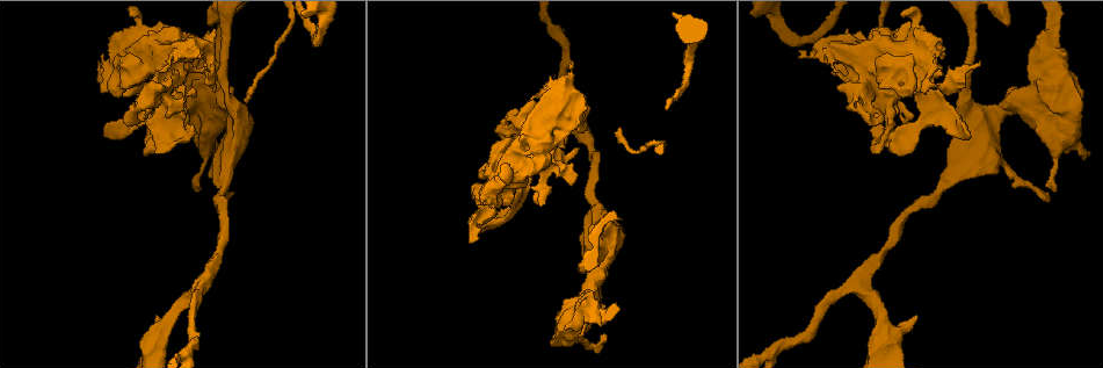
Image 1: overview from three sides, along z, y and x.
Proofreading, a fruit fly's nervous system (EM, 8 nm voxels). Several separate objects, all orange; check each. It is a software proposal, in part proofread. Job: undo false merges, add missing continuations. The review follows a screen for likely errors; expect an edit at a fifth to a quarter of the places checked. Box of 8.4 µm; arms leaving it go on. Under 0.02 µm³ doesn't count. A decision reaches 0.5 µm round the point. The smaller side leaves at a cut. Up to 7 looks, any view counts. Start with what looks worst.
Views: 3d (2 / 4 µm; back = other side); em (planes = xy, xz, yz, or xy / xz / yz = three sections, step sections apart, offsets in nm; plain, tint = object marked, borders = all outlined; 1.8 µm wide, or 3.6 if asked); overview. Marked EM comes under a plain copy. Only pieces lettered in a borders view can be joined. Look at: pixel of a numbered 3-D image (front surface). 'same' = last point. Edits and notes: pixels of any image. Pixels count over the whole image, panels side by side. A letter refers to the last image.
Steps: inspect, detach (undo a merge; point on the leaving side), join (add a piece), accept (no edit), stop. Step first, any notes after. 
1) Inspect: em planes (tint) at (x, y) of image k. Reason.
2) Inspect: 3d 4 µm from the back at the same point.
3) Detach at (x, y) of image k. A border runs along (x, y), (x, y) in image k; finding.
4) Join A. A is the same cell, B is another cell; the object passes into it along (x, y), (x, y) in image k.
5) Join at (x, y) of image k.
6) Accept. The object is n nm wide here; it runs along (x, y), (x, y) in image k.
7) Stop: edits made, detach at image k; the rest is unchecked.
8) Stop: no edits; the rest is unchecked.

Inspect: 3d 2 µm at (897, 129) of image 1. Two arms at a narrow angle.

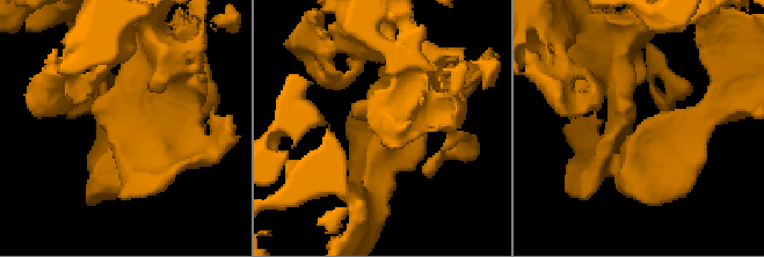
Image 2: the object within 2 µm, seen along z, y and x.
Inspect: em xz step 16 (borders) at (644, 125) of image 2. Need the tissue.

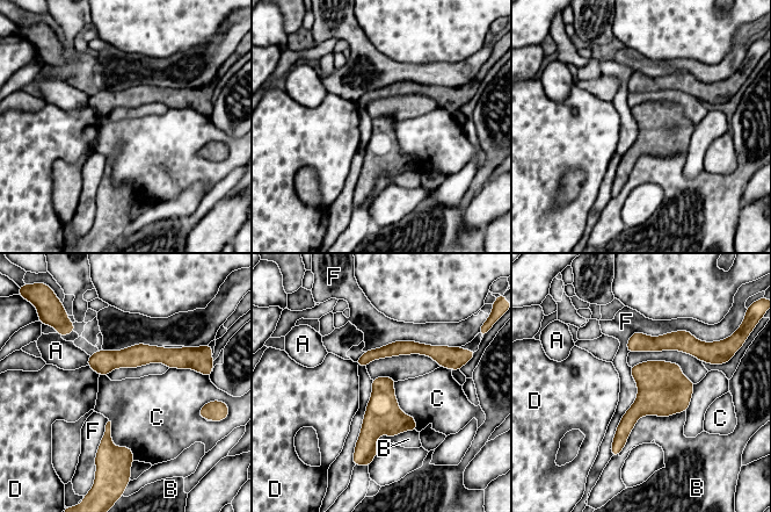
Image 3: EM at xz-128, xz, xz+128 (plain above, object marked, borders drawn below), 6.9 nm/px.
Accept. A, B, C, D and F are other cells; it runs along (91, 362), (137, 355), (186, 362) in image 3; continuous, no second neuron.

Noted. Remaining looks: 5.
Inspect: em 3.6 µm planes (tint) at (106, 134) of image 1. Tapers out.

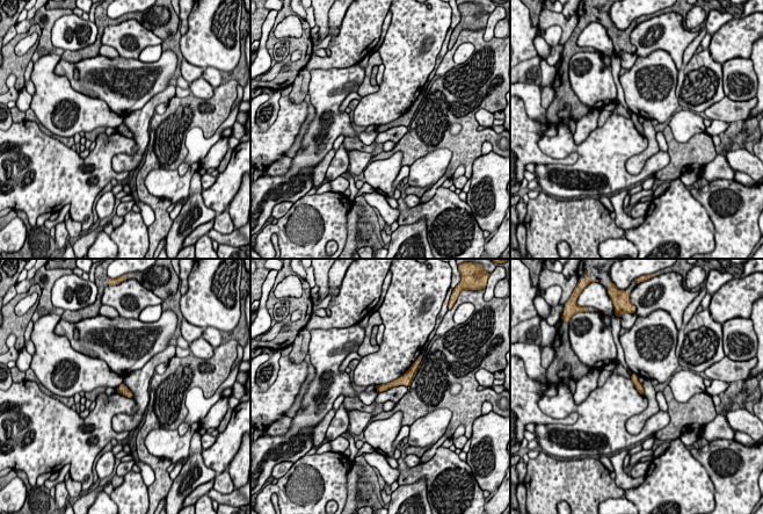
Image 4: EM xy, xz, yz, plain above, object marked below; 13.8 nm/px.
Inspect: em 3.6 µm planes (borders) at the same point.

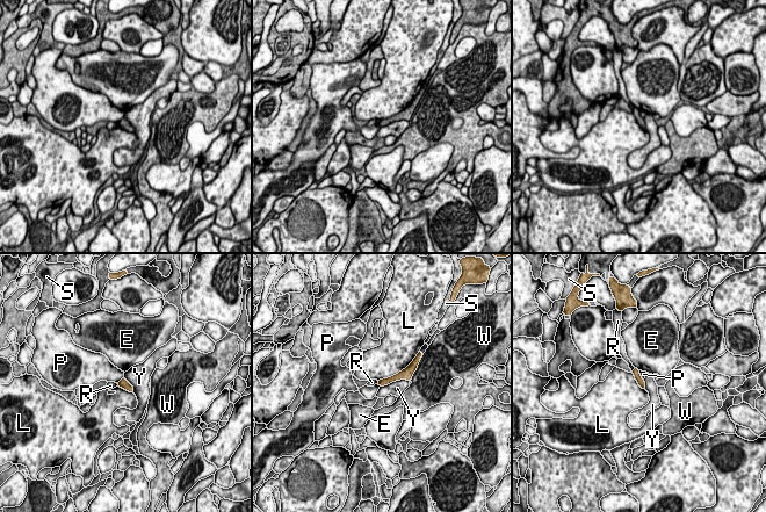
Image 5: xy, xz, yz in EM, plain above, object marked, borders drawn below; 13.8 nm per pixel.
Accept. E, L, P, R, S, W and Y are other cells; a border runs along (409, 380), (395, 380), (380, 387) in image 5; no lettered piece goes on from it.

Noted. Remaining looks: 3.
Inspect: em yz step 4 (tint) at (199, 54) of image 1. Free end.

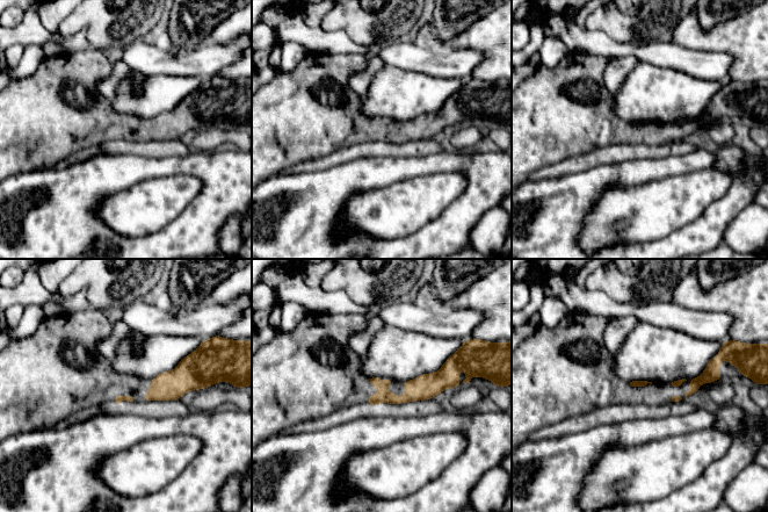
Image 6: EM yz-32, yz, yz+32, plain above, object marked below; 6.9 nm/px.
Inspect: em xz step 16 (borders) at the same point. Another direction.

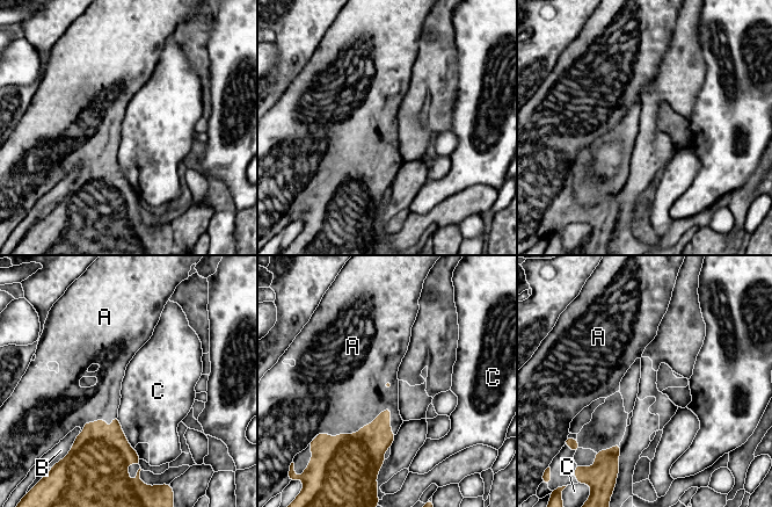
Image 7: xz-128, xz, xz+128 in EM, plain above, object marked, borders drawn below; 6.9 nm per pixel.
Join A. The longest contact is with A, 500 nm; A is the same cell, B and C are other cells; it goes on there.

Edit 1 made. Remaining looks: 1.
Stop: edits made, join at image 7; the rest is unchecked.

